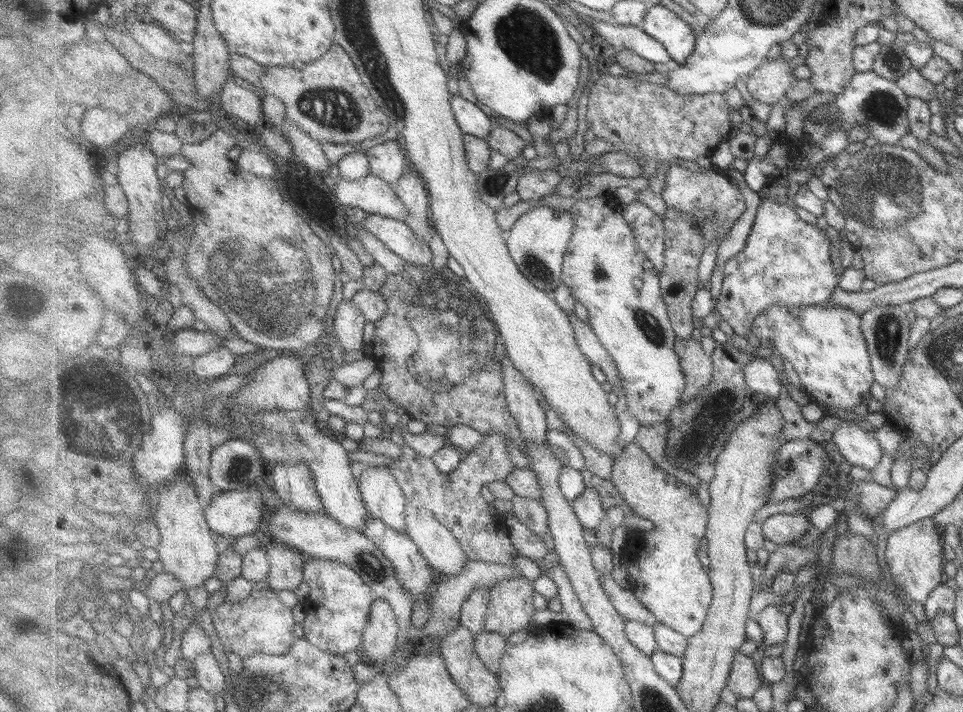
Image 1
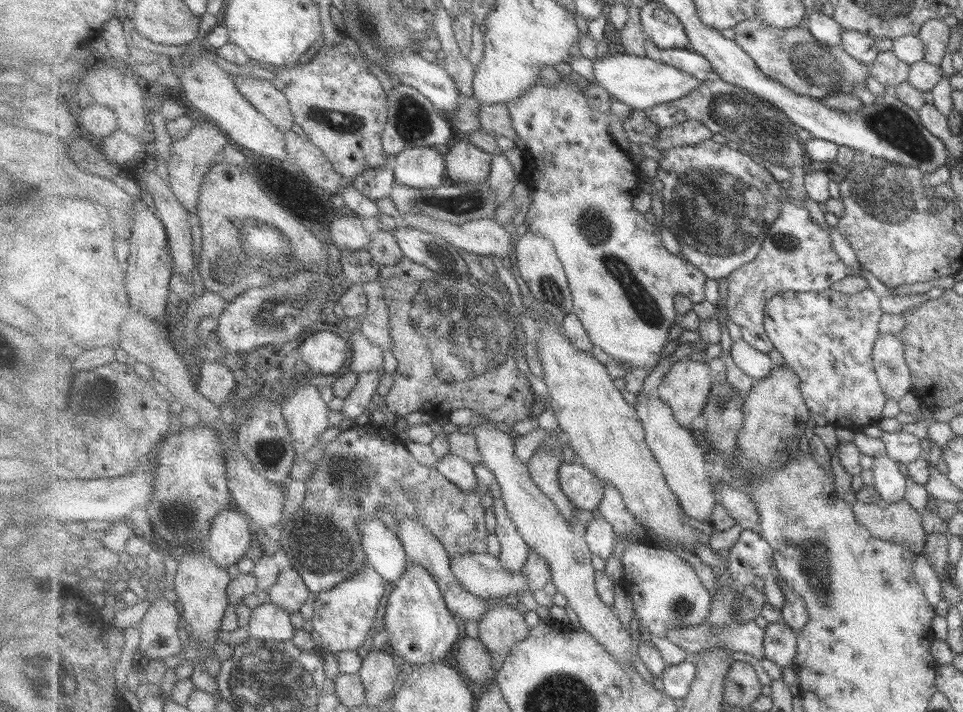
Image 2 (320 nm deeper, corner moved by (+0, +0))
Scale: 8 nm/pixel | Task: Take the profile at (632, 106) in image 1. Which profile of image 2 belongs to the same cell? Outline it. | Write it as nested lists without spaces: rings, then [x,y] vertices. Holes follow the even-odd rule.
[[[723,79],[705,81],[682,99],[650,108],[644,113],[661,130],[675,126],[680,118],[697,120],[697,122],[703,122],[714,133],[725,136],[732,145],[740,147],[744,153],[760,156],[767,164],[771,162],[786,169],[798,165],[804,169],[807,168],[801,154],[795,154],[795,150],[799,150],[799,144],[801,144],[797,142],[800,138],[797,138],[797,132],[793,130],[797,126],[781,112],[781,109],[754,92],[749,92],[746,88]]]

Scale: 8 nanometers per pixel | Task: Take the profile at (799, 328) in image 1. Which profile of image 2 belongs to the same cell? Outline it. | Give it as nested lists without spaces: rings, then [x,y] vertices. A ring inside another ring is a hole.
[[[828,288],[821,292],[793,292],[785,291],[774,296],[773,299],[767,303],[766,307],[766,320],[765,328],[767,336],[770,336],[771,342],[774,344],[774,348],[781,353],[784,358],[784,363],[789,365],[789,368],[799,376],[801,380],[801,392],[803,394],[803,400],[806,400],[810,408],[810,412],[813,414],[822,415],[829,423],[839,426],[840,428],[845,428],[848,430],[855,431],[857,428],[864,427],[866,425],[873,425],[877,423],[881,418],[886,407],[889,398],[885,390],[878,380],[878,374],[875,373],[874,368],[874,345],[879,339],[880,325],[882,324],[882,306],[880,304],[881,299],[871,288],[862,290],[861,292],[856,292],[855,294],[848,295],[847,293],[837,292],[832,288]]]

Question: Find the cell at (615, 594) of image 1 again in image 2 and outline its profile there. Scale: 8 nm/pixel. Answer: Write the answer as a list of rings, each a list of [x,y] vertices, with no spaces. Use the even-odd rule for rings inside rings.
[[[755,621],[727,625],[722,629],[714,629],[707,623],[691,628],[678,628],[678,630],[673,628],[670,629],[670,634],[661,637],[681,645],[688,653],[726,648],[726,650],[750,654],[759,661],[766,658],[764,649],[766,629],[757,626]]]

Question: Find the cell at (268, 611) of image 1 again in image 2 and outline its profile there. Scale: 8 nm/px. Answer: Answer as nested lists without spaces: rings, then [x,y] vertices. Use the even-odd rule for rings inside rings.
[[[267,603],[252,609],[247,631],[250,637],[264,641],[287,642],[294,638],[291,613],[277,604]]]

